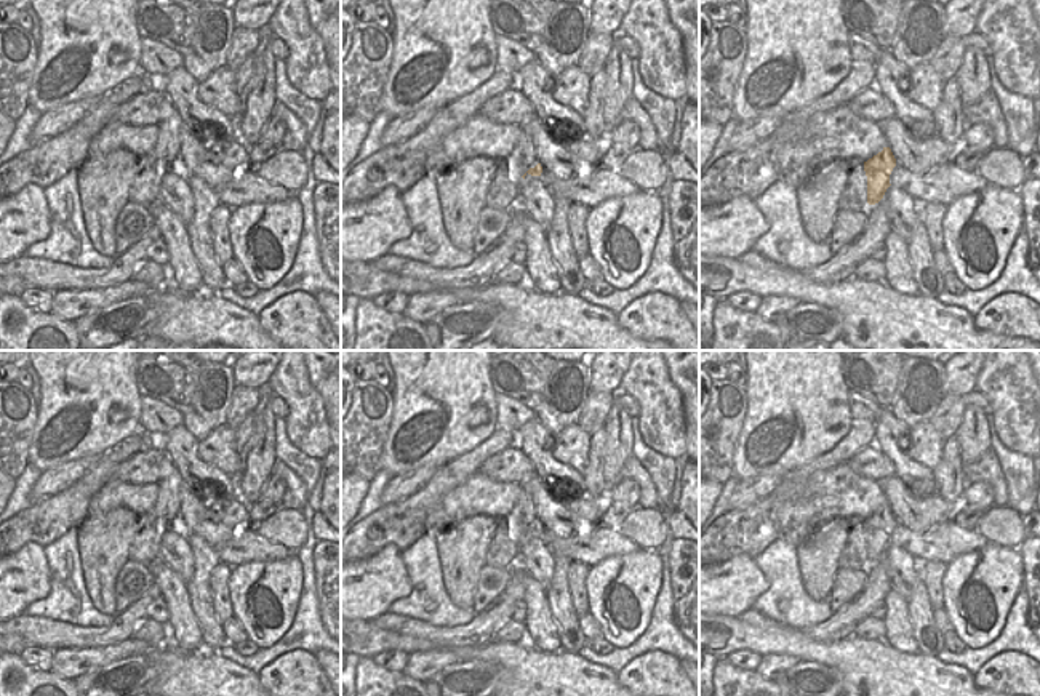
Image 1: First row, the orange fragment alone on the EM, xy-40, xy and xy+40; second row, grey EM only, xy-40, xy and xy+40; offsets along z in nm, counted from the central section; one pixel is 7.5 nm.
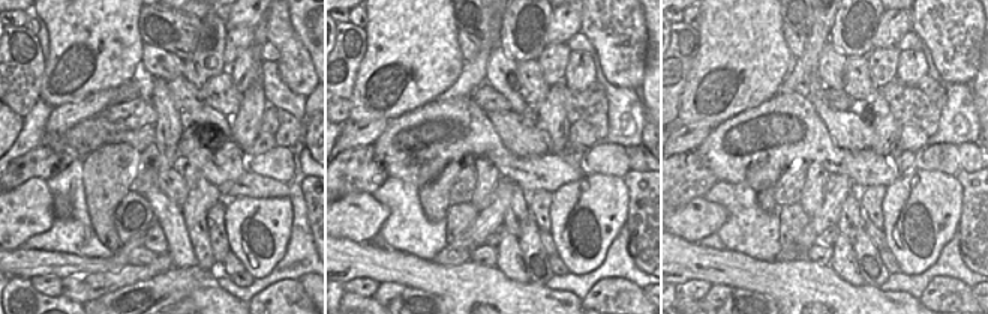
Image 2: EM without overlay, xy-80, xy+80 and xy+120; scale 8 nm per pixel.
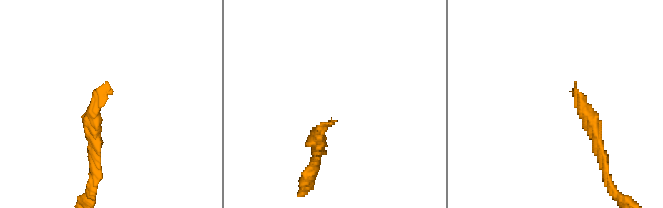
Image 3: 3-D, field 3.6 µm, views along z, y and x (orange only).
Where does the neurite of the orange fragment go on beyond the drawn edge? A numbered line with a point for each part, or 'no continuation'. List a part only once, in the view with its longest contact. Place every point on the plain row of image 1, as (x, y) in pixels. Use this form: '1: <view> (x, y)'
1: xy (524, 516)

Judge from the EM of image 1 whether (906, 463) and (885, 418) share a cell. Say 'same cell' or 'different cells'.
same cell

